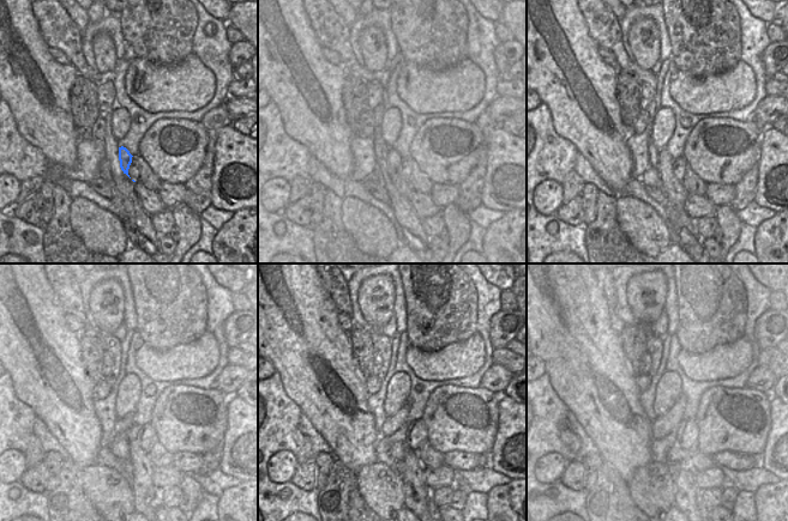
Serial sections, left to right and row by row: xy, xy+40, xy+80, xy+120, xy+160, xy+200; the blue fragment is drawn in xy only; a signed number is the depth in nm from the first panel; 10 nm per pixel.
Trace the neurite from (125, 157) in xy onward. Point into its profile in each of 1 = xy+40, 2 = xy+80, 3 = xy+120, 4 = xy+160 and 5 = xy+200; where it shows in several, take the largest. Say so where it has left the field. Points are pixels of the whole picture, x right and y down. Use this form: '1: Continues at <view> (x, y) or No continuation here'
1: Continues at xy+40 (395, 159)
2: Continues at xy+80 (673, 188)
3: Continues at xy+120 (145, 494)
4: Continues at xy+160 (415, 490)
5: Continues at xy+200 (686, 495).

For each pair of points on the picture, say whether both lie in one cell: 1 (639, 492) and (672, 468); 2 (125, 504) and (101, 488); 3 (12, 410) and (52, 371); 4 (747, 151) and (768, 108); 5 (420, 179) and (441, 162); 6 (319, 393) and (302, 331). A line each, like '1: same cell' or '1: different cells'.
1: same cell
2: same cell
3: different cells
4: different cells
5: different cells
6: same cell

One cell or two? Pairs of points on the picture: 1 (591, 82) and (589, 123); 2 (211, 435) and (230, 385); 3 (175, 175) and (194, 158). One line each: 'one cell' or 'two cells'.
1: one cell
2: two cells
3: one cell

